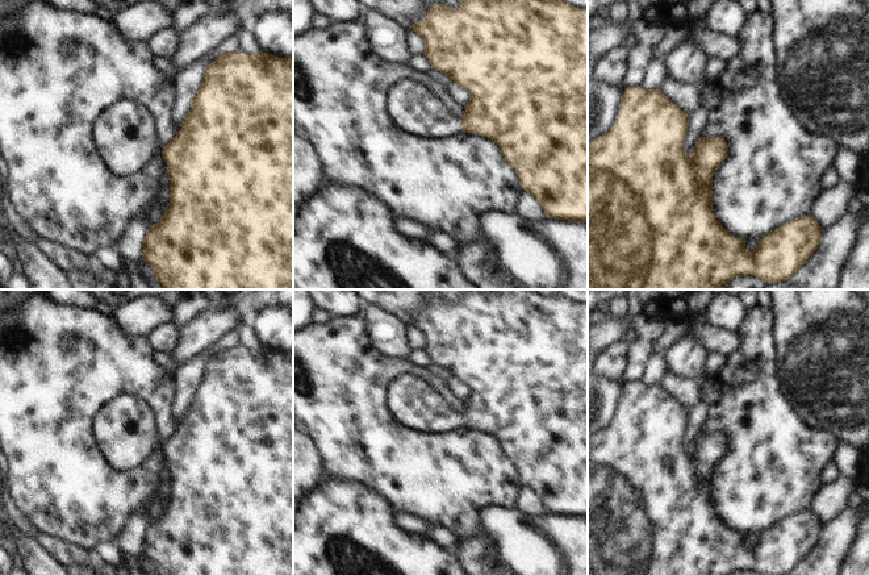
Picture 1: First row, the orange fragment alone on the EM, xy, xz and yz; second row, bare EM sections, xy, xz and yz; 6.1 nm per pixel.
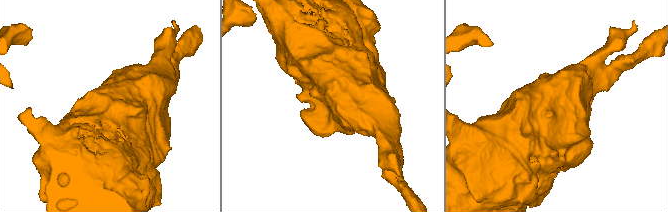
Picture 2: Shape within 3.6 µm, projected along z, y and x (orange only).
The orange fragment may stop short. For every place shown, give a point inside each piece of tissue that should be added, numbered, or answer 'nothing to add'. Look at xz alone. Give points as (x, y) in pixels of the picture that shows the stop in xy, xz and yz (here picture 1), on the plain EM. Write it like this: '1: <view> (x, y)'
1: xz (412, 400)

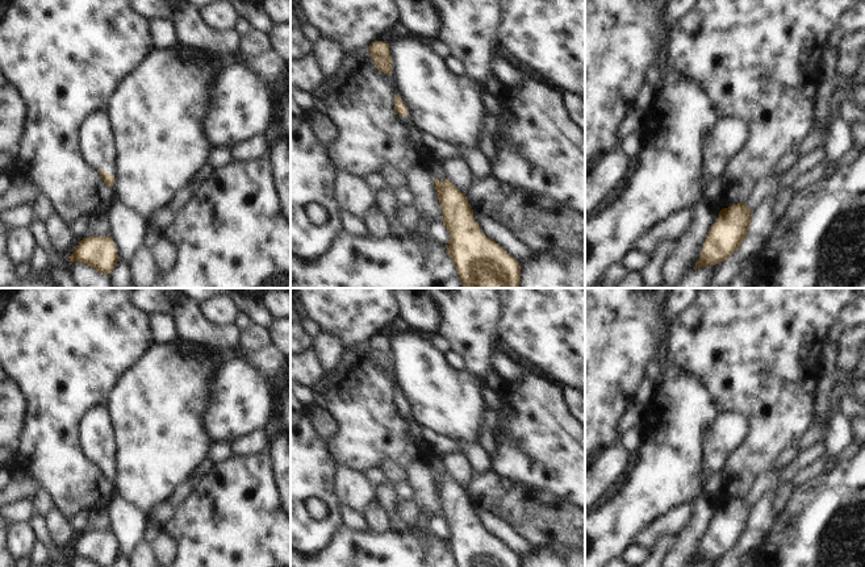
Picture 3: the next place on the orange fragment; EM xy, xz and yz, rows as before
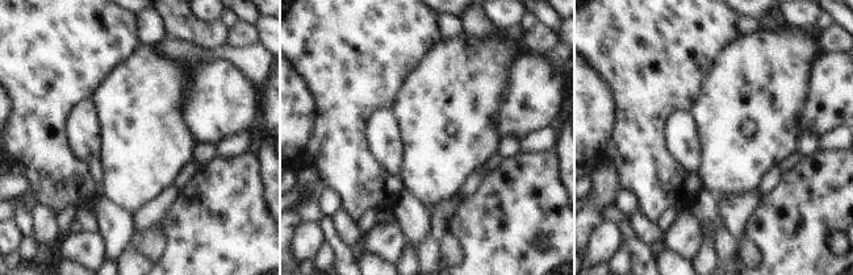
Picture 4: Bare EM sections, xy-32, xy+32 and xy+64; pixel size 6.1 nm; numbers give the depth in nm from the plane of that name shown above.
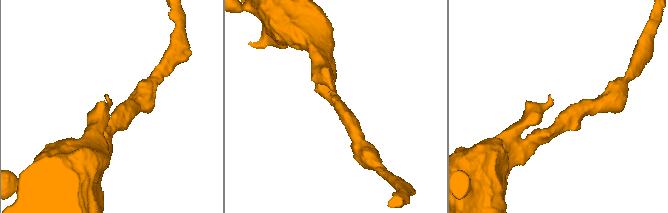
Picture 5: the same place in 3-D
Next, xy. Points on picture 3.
1: xy (95, 433)

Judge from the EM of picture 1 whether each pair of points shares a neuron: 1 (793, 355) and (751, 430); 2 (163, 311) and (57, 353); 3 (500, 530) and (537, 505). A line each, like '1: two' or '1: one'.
1: two
2: two
3: two

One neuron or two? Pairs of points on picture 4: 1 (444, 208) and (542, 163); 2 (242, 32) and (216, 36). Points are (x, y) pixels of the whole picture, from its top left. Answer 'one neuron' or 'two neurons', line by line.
1: two neurons
2: two neurons

